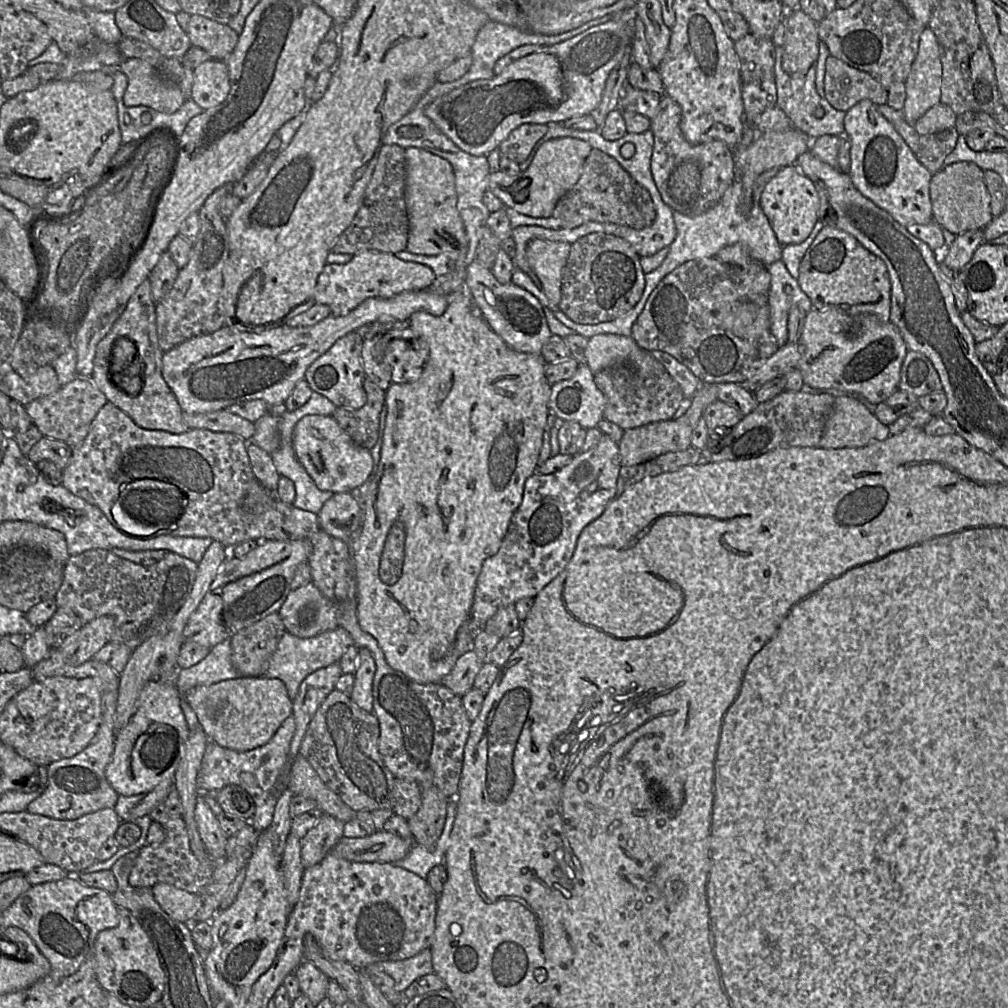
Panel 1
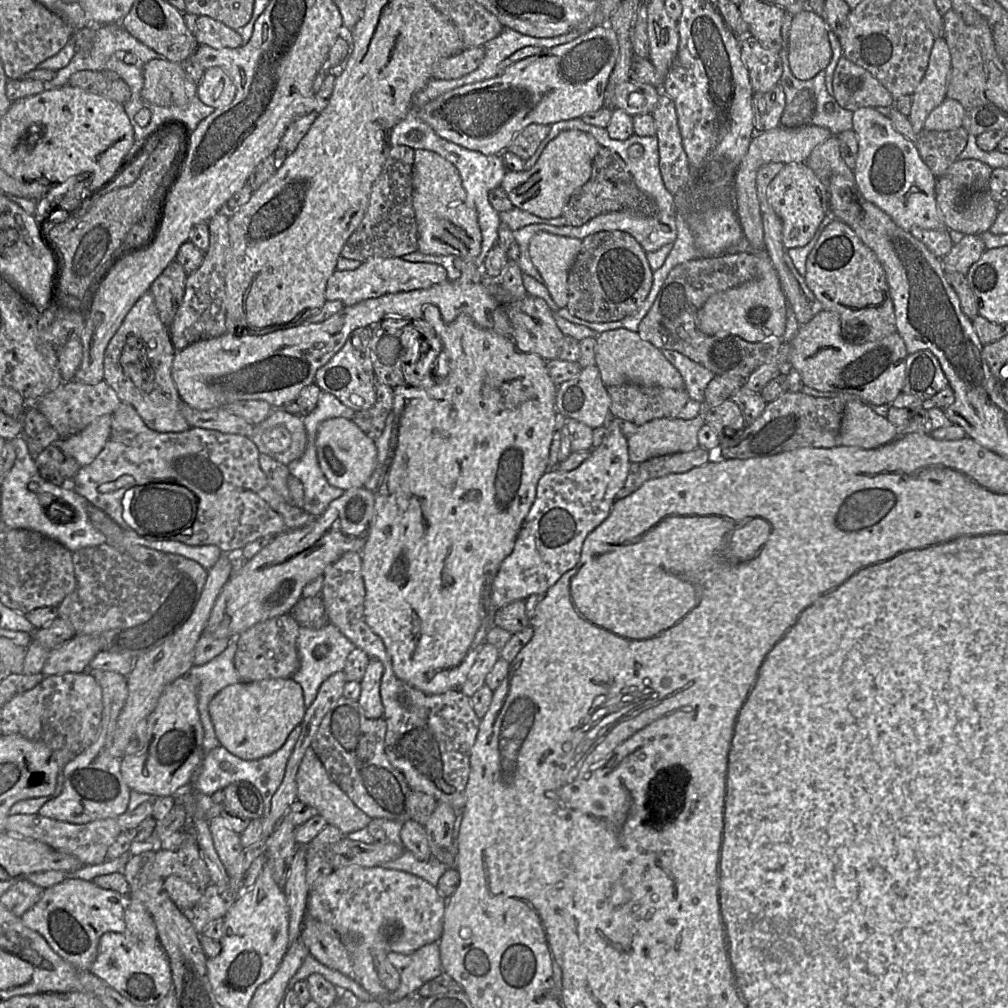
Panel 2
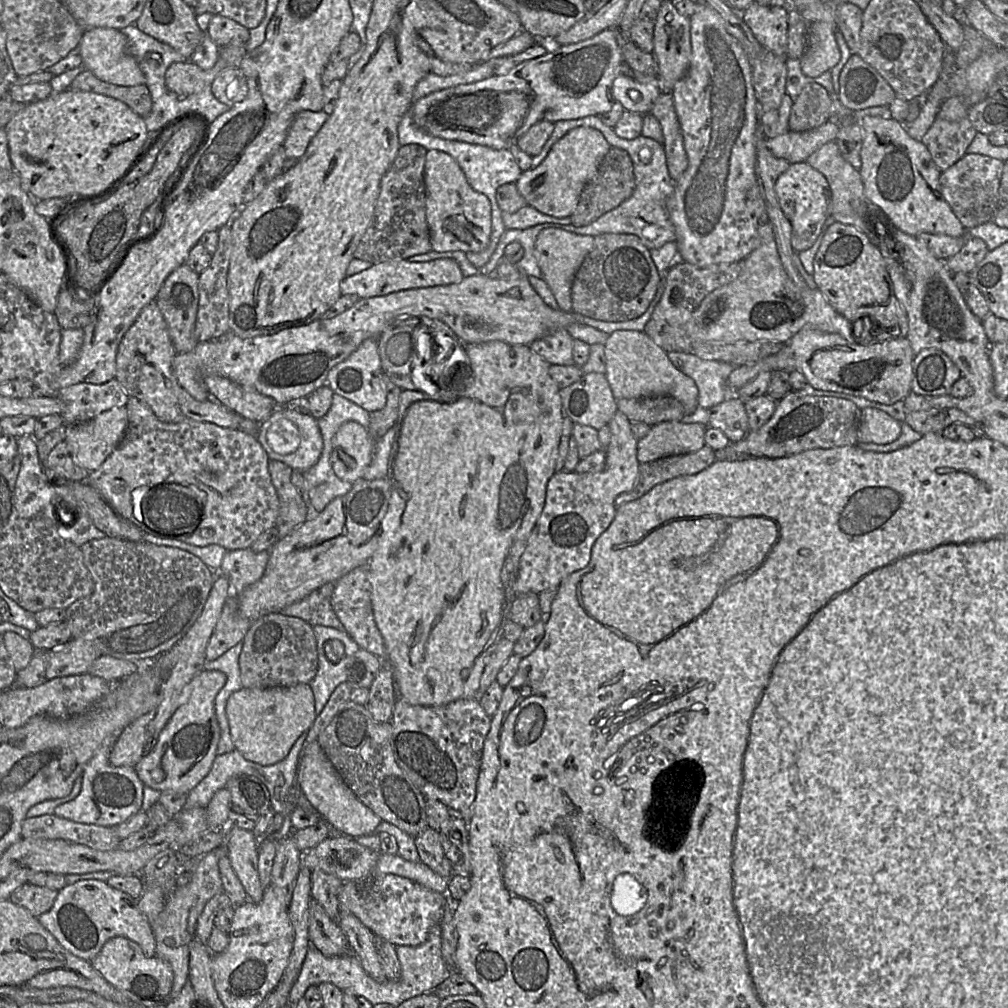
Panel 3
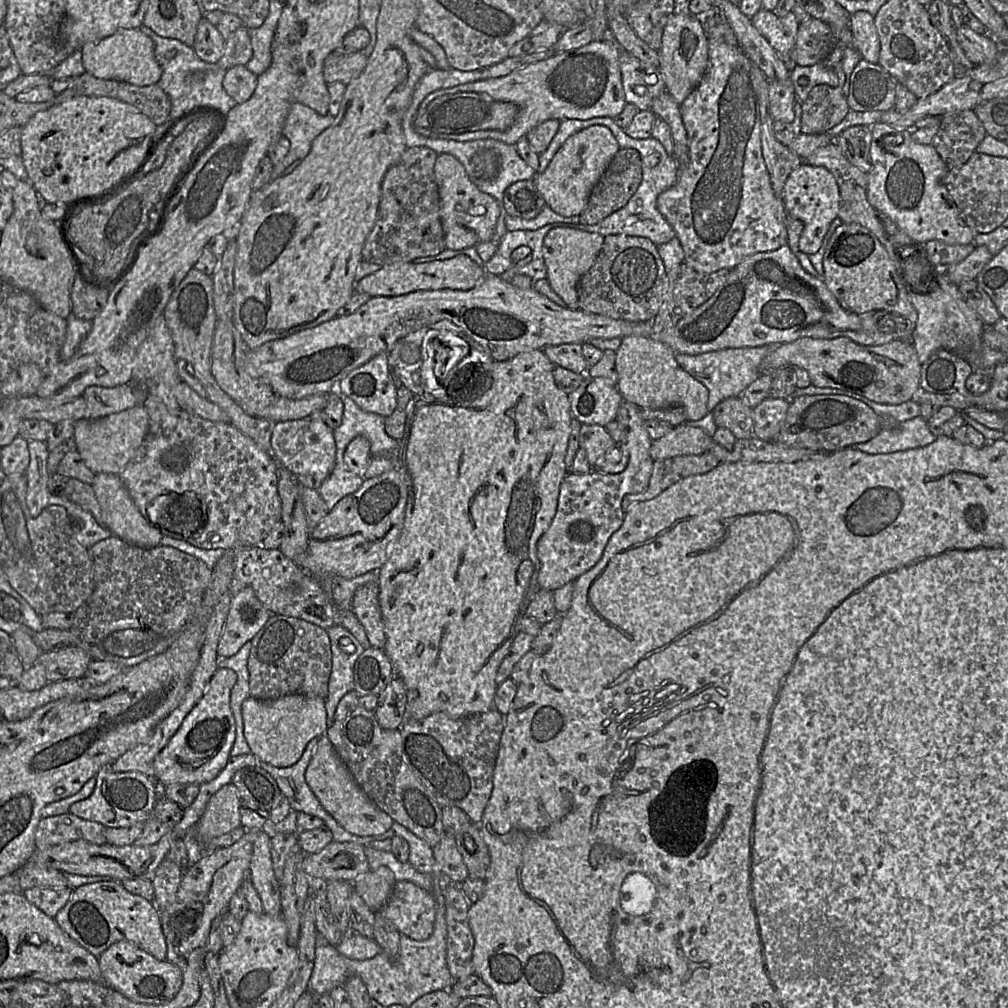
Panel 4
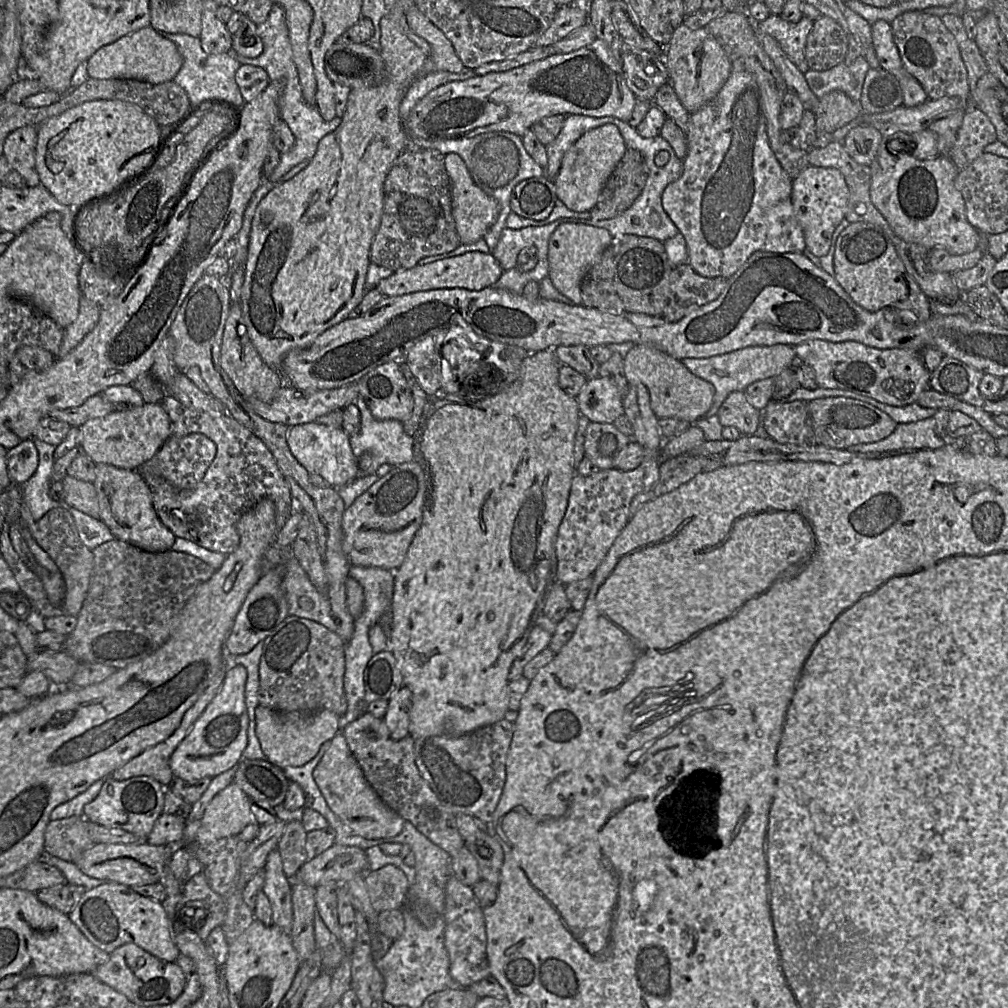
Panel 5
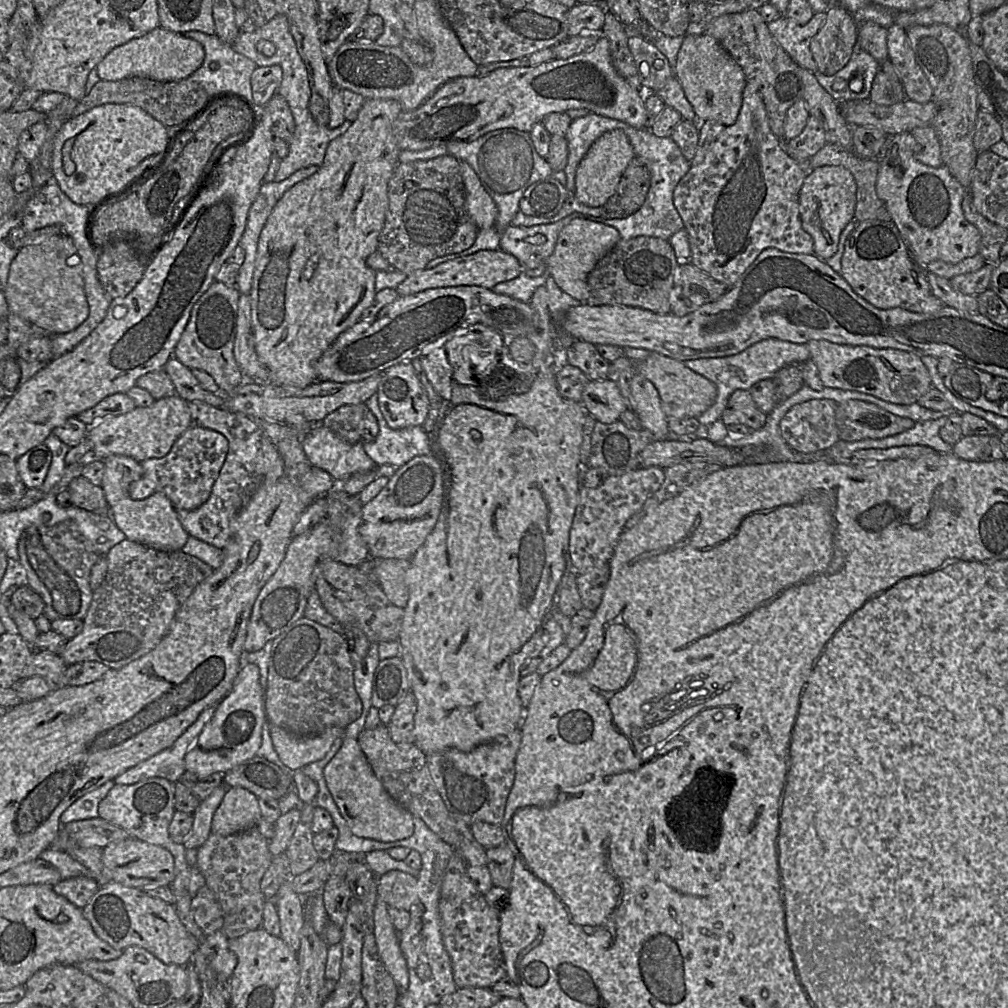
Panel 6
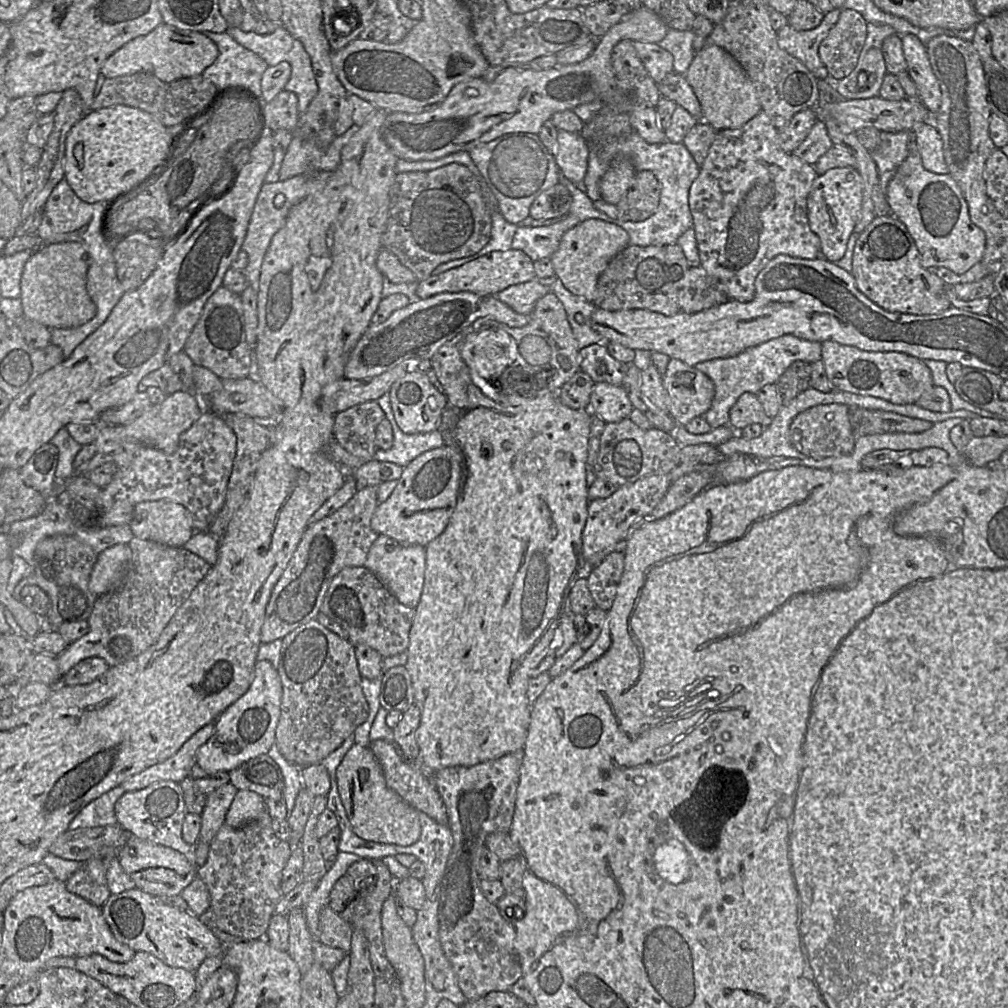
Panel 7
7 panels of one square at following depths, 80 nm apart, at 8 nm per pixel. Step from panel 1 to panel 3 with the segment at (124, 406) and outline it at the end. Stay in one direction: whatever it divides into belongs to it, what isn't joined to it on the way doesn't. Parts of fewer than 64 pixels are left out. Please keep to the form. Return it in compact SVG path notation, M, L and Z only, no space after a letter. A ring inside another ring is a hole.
M156 300L149 302L140 311L123 336L116 355L115 379L124 391L130 397L146 403L158 419L169 423L178 423L187 418L178 404L180 385L174 374L176 355L167 324Z

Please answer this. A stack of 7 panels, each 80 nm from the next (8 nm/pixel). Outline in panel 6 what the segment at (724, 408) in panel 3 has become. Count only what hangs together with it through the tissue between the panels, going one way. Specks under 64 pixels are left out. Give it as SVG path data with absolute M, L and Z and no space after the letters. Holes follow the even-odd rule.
M736 390L729 397L720 420L727 427L741 424L756 431L765 425L767 414L758 408L748 390Z

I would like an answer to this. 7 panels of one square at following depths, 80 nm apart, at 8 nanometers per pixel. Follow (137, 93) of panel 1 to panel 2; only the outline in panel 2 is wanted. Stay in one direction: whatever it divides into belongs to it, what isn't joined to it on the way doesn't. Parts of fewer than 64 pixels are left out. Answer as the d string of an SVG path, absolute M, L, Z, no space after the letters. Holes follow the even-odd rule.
M154 58L143 67L141 97L159 106L184 107L197 93L198 83L186 73L183 63Z

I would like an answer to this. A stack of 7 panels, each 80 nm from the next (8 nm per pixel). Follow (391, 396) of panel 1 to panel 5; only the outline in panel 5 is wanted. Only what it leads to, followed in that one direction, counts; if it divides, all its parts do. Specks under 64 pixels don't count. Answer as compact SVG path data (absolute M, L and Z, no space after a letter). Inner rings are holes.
M553 350L538 351L528 355L523 359L519 372L510 373L507 375L505 382L498 389L494 396L489 396L488 390L485 390L483 394L484 399L482 400L466 400L467 402L447 402L440 399L430 398L420 387L417 385L415 378L407 370L406 367L402 367L403 372L408 380L410 391L414 397L414 408L409 419L406 420L404 430L407 434L413 436L416 441L416 449L418 454L418 459L427 468L430 474L430 489L428 494L427 505L424 510L421 526L416 532L405 559L403 563L394 570L394 589L393 596L391 600L391 629L389 634L389 651L394 655L397 665L403 675L404 685L412 692L412 707L410 711L410 735L413 739L423 739L434 736L461 736L470 733L478 728L494 724L506 717L513 717L509 713L509 695L508 695L508 684L509 684L509 672L512 667L513 662L523 655L522 649L523 644L528 639L529 629L533 624L533 616L537 615L541 611L541 605L545 594L549 586L555 582L555 572L557 568L557 558L555 553L555 540L557 537L559 526L565 515L568 499L570 495L572 479L576 474L576 469L574 465L574 444L575 436L578 428L578 420L581 415L577 401L575 398L566 394L559 386L558 375L561 363L556 358Z

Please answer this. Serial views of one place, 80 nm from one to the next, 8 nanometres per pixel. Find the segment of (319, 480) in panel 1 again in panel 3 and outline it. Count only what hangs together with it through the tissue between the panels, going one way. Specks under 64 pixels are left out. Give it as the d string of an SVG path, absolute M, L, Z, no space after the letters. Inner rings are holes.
M355 421L343 423L332 440L330 462L335 474L342 480L355 483L369 466L376 439Z

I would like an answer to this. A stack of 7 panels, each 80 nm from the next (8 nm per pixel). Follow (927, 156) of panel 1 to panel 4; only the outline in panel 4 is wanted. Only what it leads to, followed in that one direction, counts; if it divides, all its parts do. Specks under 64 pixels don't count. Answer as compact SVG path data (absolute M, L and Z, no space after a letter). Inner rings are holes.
M974 109L949 113L940 120L931 145L949 170L960 167L976 152L977 146L987 136L986 129Z

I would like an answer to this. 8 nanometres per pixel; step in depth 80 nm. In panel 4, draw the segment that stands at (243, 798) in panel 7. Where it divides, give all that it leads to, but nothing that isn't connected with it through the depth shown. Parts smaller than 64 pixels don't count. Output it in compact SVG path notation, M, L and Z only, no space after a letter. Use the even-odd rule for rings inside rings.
M232 783L222 786L214 793L196 824L196 836L200 844L204 846L213 838L240 827L241 808L238 789Z

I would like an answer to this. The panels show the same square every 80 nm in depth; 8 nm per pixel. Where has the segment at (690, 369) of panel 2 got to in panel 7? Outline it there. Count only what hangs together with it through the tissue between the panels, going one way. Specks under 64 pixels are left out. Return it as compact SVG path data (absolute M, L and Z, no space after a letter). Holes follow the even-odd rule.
M782 335L749 347L735 356L697 363L694 367L707 375L715 386L712 405L703 417L713 429L727 425L730 409L743 393L757 393L767 384L776 384L792 363L796 361L812 363L821 359L821 350L821 342L809 341L793 335Z

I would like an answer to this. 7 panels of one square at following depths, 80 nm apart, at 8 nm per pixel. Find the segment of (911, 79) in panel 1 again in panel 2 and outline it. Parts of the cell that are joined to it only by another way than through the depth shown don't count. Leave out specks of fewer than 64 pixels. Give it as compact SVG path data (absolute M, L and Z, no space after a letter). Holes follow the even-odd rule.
M943 38L935 39L926 73L911 95L909 122L916 134L924 129L930 112L946 98L951 73L951 54Z

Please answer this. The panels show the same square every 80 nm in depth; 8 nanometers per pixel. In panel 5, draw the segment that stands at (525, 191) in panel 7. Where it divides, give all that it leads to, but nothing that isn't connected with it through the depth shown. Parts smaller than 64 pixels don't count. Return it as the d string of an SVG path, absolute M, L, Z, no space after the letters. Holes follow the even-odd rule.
M493 131L473 138L448 141L428 141L419 138L408 138L408 140L409 145L415 147L434 149L444 155L448 153L459 155L465 162L476 185L498 202L499 216L483 237L491 251L496 248L502 231L507 228L506 221L512 212L510 198L515 186L521 181L544 176L544 168L527 153L522 137L510 132Z

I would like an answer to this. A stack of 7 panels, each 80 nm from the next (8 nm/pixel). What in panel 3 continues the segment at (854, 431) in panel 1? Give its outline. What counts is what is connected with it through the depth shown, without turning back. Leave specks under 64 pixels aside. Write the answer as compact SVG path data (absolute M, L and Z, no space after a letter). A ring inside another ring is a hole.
M876 408L860 410L858 444L888 444L901 434L901 422Z

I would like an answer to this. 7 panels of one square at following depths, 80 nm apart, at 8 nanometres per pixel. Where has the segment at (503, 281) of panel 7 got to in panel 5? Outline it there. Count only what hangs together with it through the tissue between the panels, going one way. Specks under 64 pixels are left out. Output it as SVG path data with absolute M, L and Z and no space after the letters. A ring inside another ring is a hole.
M467 252L424 265L416 265L405 270L397 270L391 276L382 279L376 286L386 296L399 296L419 291L443 288L464 288L482 290L494 285L504 270L491 252Z

